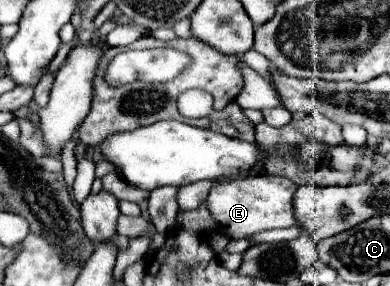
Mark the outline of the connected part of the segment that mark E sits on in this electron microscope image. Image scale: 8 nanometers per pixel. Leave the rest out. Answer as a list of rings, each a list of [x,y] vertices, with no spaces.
[[[258,174],[242,180],[232,180],[226,184],[214,184],[208,194],[208,212],[218,224],[218,230],[226,238],[246,238],[262,230],[272,228],[288,228],[296,224],[292,196],[296,192],[296,184],[286,176],[270,176]]]

